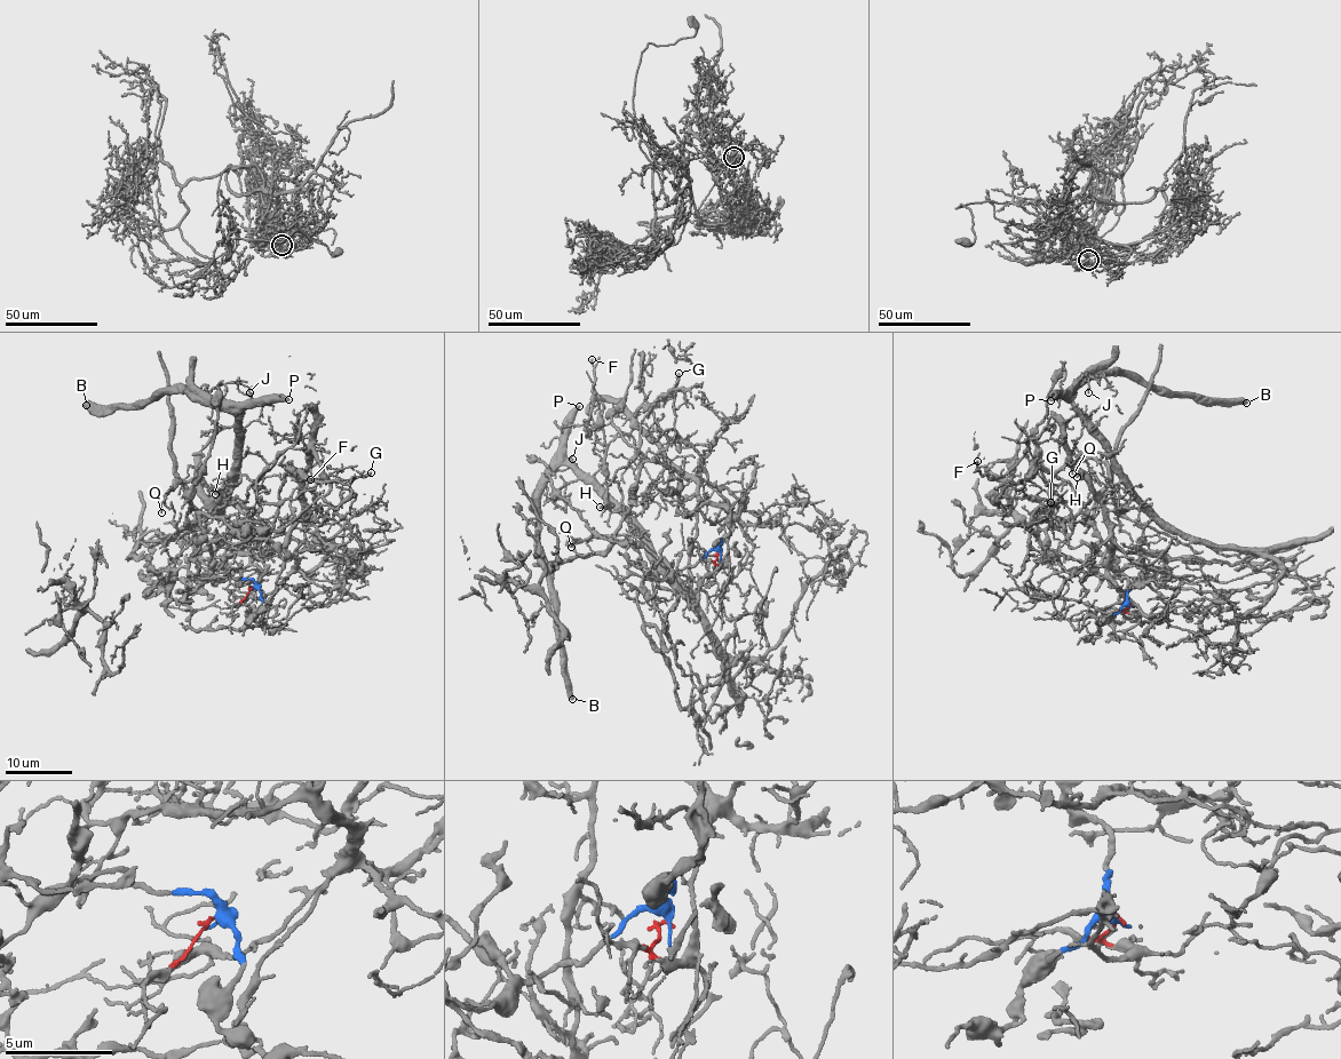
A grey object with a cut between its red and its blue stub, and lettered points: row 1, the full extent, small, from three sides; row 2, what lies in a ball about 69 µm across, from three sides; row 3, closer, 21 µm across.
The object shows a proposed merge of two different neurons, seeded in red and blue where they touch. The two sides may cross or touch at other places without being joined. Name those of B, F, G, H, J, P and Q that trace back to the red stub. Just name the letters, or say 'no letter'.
B, F, G, H, J, P, Q

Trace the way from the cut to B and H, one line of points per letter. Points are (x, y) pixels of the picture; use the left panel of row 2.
B: (255, 587), (243, 600), (294, 559), (217, 558), (205, 532), (235, 415), (177, 387), (87, 405)
H: (255, 587), (243, 600), (275, 589), (294, 559), (213, 556), (217, 534), (206, 520), (240, 474), (214, 494)

